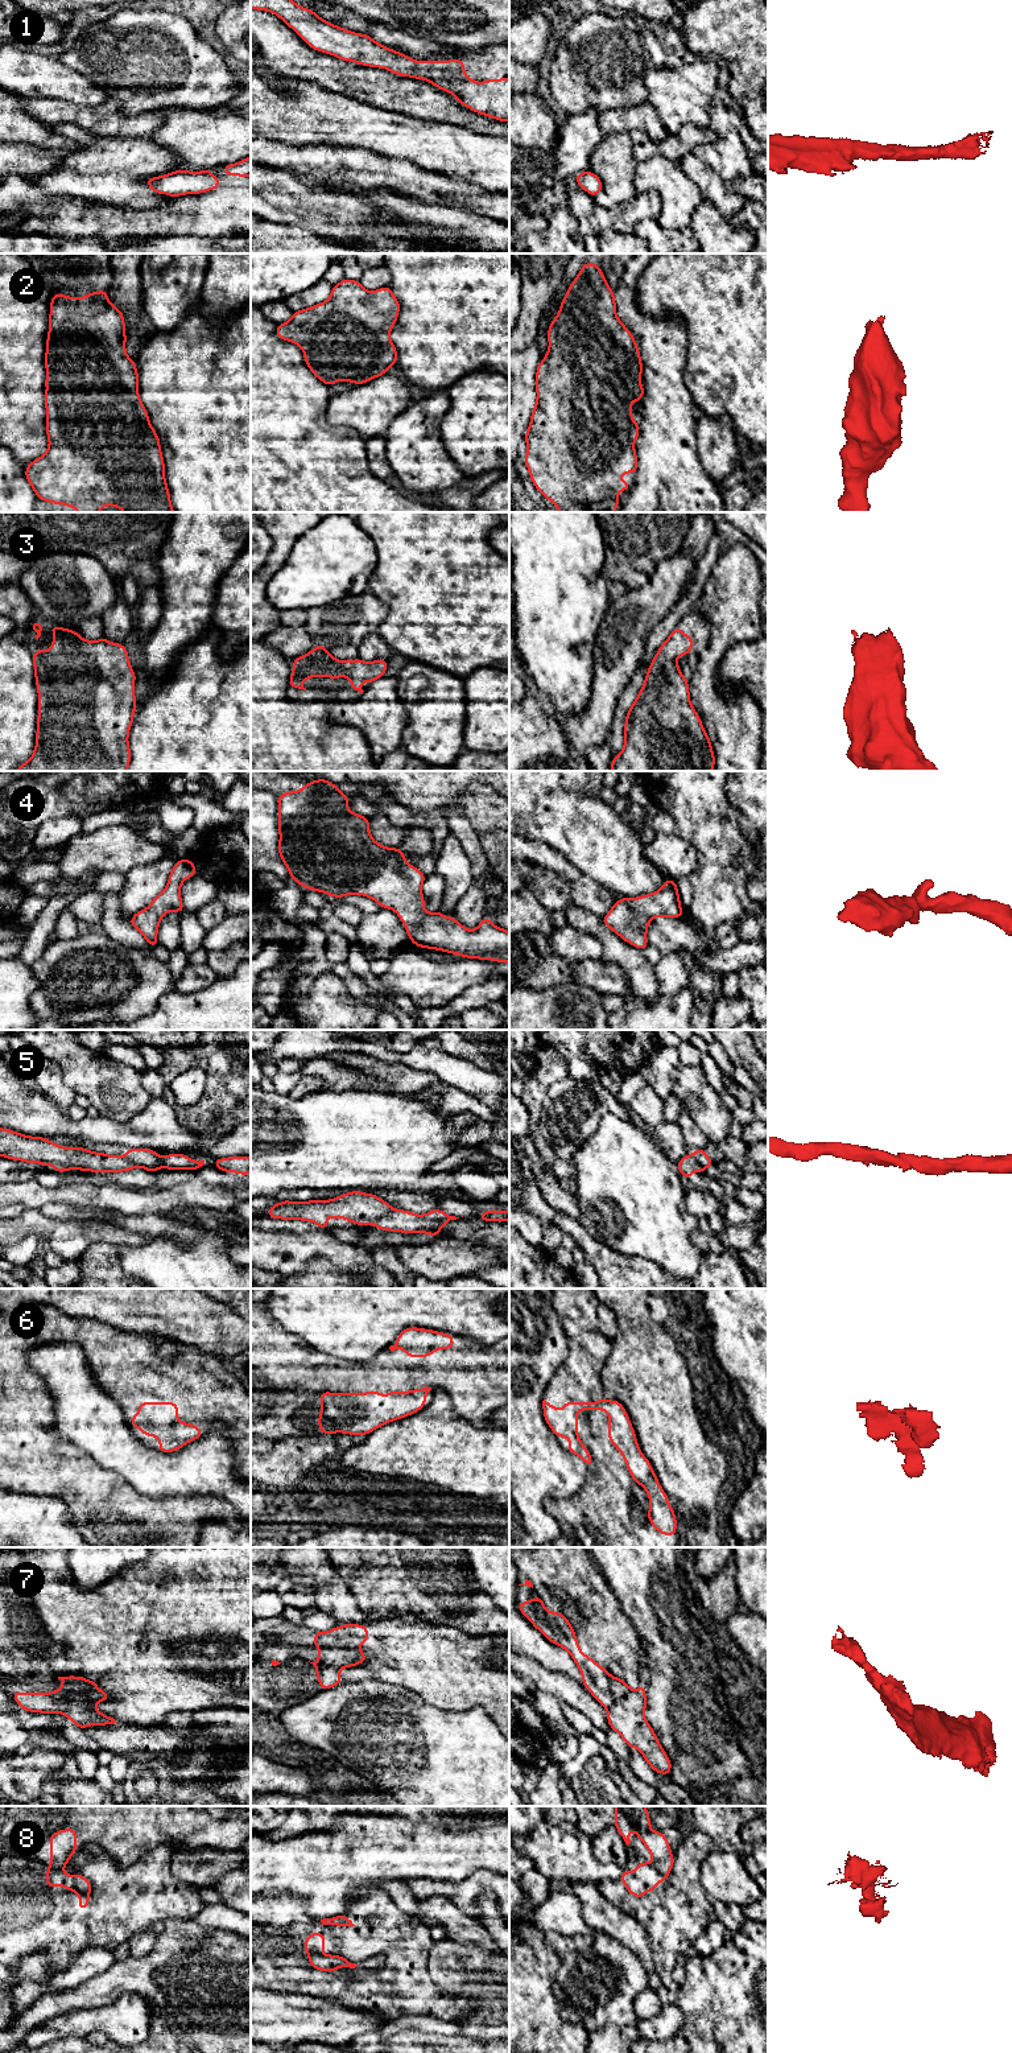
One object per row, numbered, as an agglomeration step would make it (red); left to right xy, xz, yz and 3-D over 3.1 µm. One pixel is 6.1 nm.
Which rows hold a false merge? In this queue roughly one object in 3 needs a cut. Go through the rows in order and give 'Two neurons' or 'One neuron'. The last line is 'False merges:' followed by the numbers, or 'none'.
1: One neuron
2: One neuron
3: One neuron
4: One neuron
5: Two neurons
6: One neuron
7: Two neurons
8: Two neurons
False merges: 5, 7, 8

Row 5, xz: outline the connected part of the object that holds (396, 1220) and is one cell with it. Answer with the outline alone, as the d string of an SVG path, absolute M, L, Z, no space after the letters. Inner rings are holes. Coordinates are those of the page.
M434 1208L425 1215L416 1215L410 1211L391 1209L385 1216L377 1219L373 1224L377 1229L402 1232L402 1233L426 1233L437 1237L439 1230L451 1220L459 1217L449 1216L443 1211Z

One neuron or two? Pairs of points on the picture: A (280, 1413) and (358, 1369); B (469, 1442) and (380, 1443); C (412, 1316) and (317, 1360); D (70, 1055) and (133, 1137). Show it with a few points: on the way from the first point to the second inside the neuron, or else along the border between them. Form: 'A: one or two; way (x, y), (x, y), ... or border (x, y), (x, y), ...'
A: one; way (300, 1394), (333, 1394), (338, 1389)
B: one; way (446, 1443), (403, 1443)
C: two; border (302, 1338), (317, 1349), (350, 1361)
D: two; border (148, 1104), (126, 1121), (111, 1121), (100, 1116)

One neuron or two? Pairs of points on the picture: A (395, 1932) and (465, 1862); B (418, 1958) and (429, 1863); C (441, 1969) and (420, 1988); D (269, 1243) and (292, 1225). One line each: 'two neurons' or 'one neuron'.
A: two neurons
B: two neurons
C: two neurons
D: two neurons

